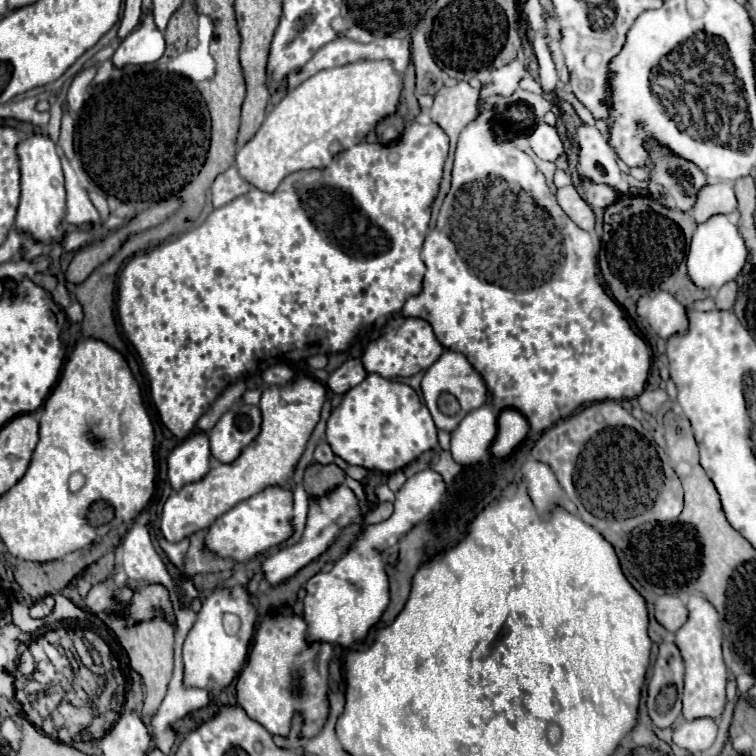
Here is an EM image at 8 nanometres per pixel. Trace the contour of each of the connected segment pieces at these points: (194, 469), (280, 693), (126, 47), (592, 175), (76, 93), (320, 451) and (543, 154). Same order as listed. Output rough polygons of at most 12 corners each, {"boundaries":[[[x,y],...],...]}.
{"boundaries":[[[204,432],[178,444],[168,456],[174,490],[202,480],[210,468]],[[262,616],[236,698],[270,734],[328,716],[328,642]],[[152,14],[136,28],[112,62],[150,64],[164,54],[164,36]],[[578,126],[580,174],[620,188],[618,160],[594,126]],[[96,66],[76,74],[68,88],[68,104],[80,110],[88,84],[96,76]],[[326,442],[316,446],[314,460],[322,466],[334,462]],[[536,120],[526,132],[530,148],[554,162],[564,152],[556,128]]]}

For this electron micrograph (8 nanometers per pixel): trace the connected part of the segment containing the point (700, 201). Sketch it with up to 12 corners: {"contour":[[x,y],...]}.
{"contour":[[704,184],[692,206],[696,222],[736,214],[734,186]]}

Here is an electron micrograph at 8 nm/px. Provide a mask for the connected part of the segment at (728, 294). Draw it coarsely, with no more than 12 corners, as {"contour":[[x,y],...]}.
{"contour":[[736,282],[724,284],[716,292],[716,308],[732,310]]}

